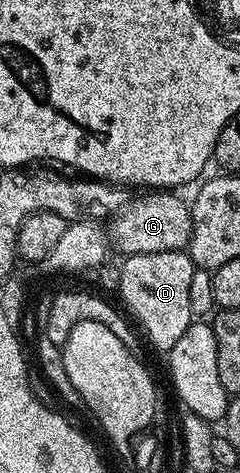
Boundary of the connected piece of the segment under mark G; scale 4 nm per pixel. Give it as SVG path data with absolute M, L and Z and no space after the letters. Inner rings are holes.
M145 192L142 198L134 197L107 226L107 242L121 253L146 254L147 252L171 252L185 250L193 237L193 211L190 203L176 198L173 192Z

